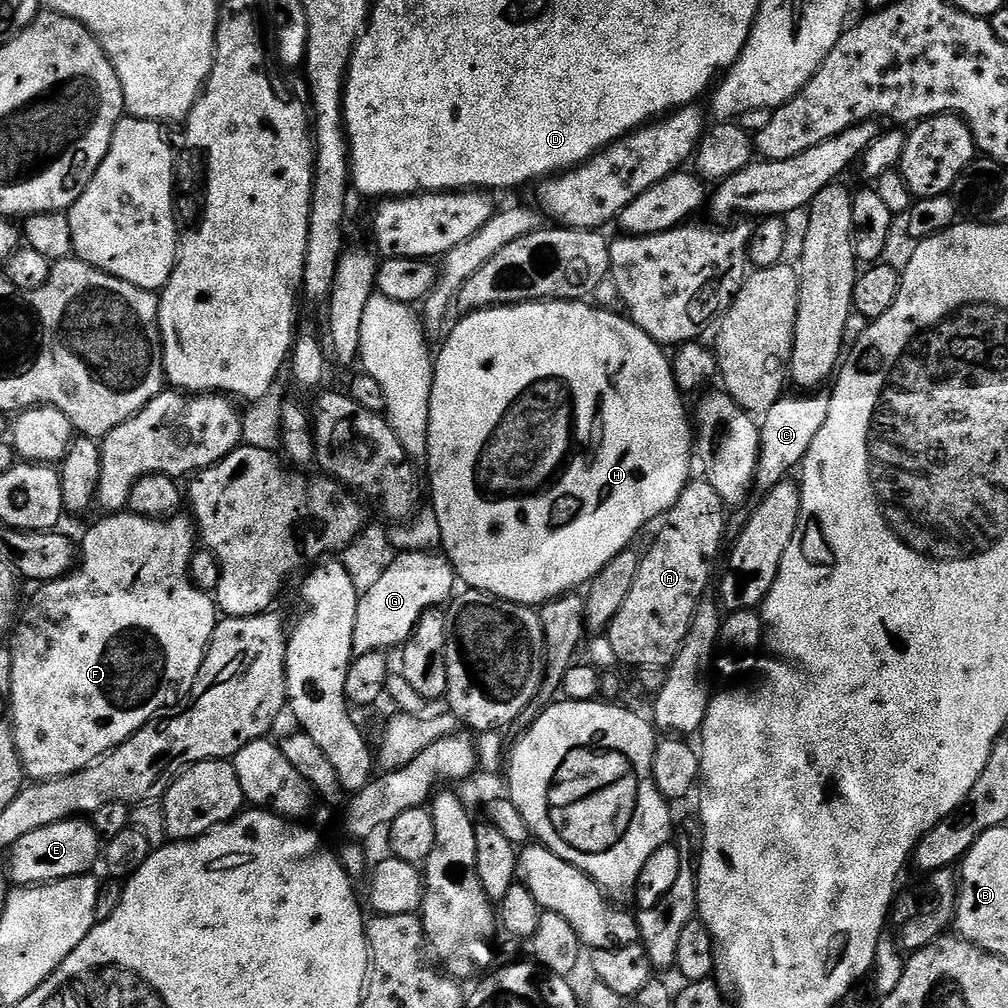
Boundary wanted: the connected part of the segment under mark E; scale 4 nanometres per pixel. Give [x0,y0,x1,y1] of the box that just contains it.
[8,818,102,886]

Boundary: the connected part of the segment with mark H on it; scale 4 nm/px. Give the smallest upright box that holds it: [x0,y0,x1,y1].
[428,300,694,606]

